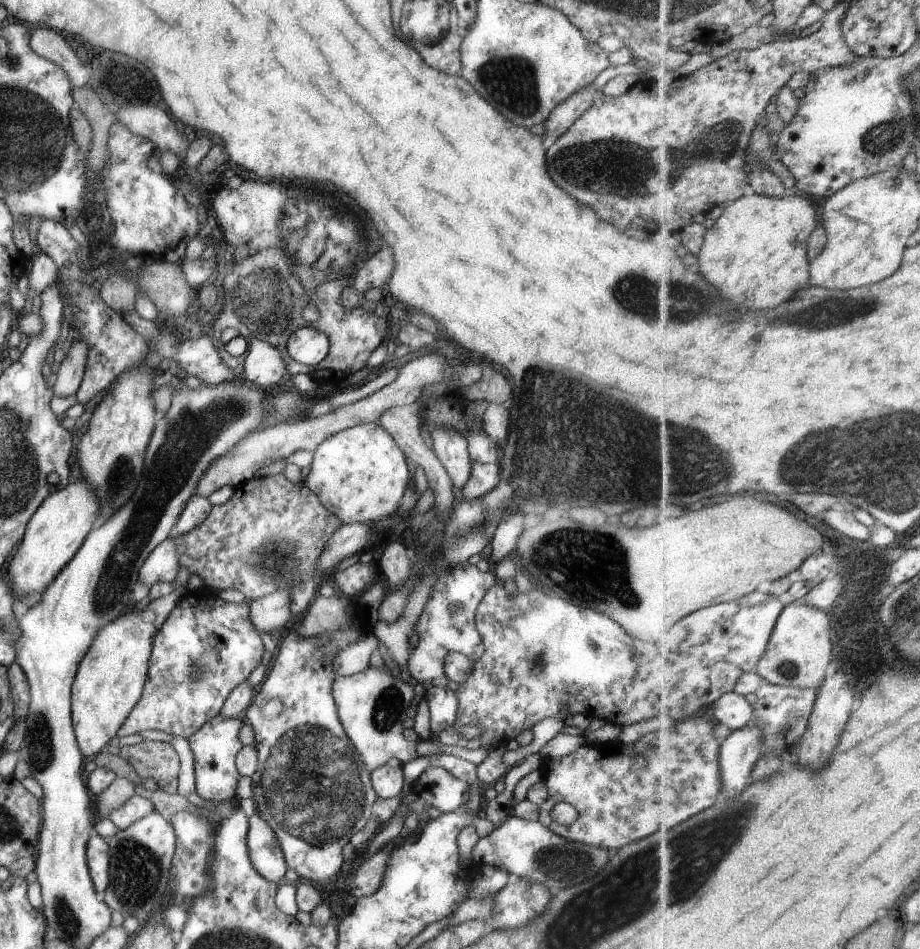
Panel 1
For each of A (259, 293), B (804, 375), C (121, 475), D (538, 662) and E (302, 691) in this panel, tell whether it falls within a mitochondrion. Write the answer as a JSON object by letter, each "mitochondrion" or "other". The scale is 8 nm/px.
{"A":"mitochondrion","B":"other","C":"mitochondrion","D":"other","E":"other"}

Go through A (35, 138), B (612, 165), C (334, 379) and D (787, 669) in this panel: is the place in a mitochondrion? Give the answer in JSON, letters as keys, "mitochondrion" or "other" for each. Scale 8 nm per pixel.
{"A":"mitochondrion","B":"mitochondrion","C":"other","D":"mitochondrion"}

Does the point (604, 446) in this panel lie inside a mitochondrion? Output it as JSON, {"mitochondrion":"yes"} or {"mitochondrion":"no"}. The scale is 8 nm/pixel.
{"mitochondrion":"yes"}

